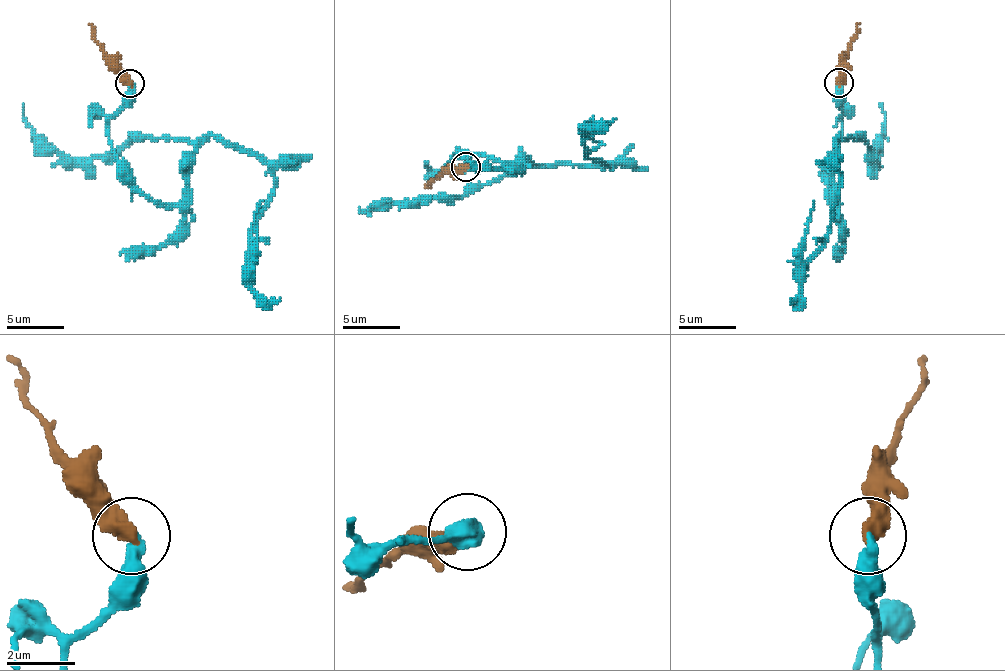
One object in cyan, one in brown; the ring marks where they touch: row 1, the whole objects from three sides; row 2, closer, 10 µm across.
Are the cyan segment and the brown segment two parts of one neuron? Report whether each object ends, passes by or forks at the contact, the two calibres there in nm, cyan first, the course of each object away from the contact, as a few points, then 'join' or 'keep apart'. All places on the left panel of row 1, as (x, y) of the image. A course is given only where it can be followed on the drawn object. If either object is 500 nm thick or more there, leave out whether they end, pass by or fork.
calibres 380 and 500 nm; course cyan (129, 84), (109, 144), (146, 195), (177, 204), (186, 161), (220, 135), (274, 178), (254, 261), (263, 201); course brown (129, 84), (95, 38), (89, 24); keep apart

